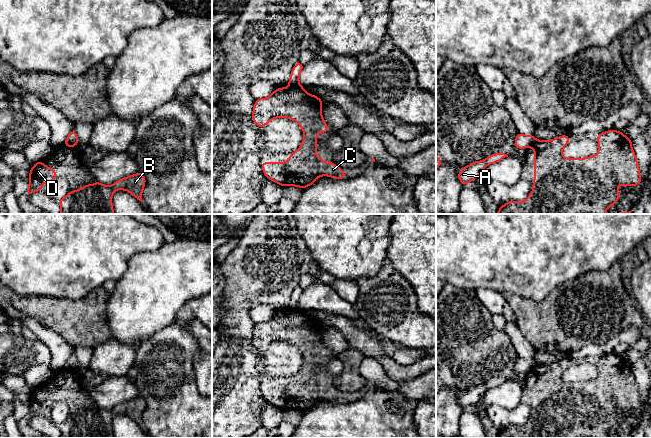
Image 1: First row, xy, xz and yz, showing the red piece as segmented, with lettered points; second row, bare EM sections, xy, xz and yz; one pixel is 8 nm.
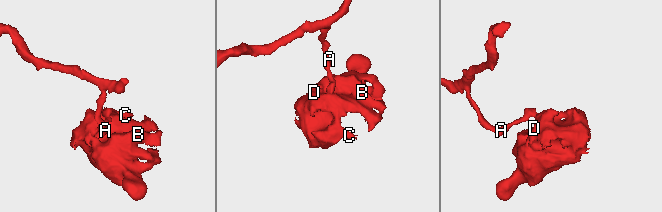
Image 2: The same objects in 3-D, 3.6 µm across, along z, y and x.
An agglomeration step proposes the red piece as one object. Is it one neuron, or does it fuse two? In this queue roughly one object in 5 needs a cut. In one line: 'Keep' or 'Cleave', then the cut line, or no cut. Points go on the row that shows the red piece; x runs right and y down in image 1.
Cleave. Split along xz (290, 85), (299, 86)

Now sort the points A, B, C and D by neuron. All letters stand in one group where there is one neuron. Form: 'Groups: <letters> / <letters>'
Groups: A / B C D

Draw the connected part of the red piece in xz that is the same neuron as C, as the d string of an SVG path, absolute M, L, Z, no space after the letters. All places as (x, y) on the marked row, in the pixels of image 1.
M289 86L275 89L267 98L256 99L252 120L259 127L263 128L275 118L289 118L298 123L303 131L304 138L298 150L289 155L287 162L262 162L261 168L266 178L285 186L296 186L302 189L312 185L318 177L329 176L335 179L346 179L344 170L333 162L325 163L316 155L317 138L319 133L328 132L329 128L322 117L321 105L323 100L316 95L311 95L304 90L304 86Z

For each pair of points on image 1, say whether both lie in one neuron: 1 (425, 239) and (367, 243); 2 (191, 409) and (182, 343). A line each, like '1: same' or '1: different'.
1: different
2: same

